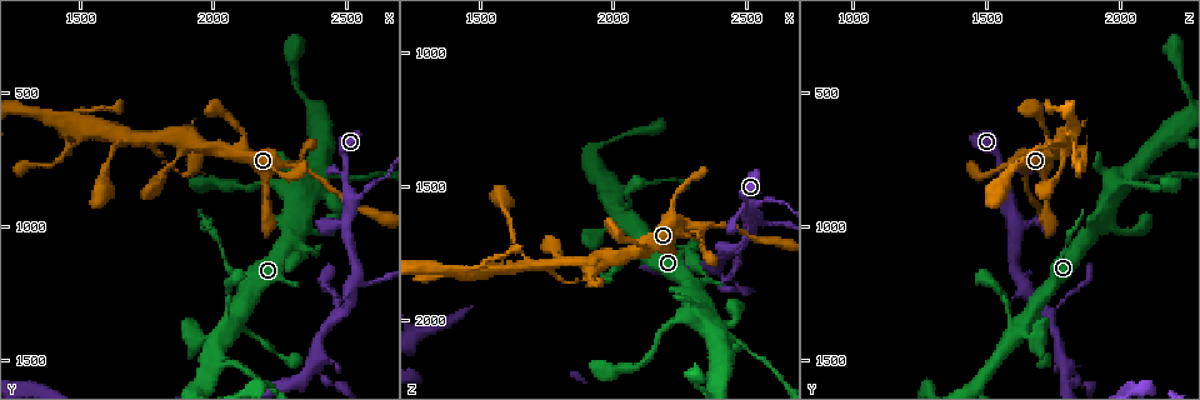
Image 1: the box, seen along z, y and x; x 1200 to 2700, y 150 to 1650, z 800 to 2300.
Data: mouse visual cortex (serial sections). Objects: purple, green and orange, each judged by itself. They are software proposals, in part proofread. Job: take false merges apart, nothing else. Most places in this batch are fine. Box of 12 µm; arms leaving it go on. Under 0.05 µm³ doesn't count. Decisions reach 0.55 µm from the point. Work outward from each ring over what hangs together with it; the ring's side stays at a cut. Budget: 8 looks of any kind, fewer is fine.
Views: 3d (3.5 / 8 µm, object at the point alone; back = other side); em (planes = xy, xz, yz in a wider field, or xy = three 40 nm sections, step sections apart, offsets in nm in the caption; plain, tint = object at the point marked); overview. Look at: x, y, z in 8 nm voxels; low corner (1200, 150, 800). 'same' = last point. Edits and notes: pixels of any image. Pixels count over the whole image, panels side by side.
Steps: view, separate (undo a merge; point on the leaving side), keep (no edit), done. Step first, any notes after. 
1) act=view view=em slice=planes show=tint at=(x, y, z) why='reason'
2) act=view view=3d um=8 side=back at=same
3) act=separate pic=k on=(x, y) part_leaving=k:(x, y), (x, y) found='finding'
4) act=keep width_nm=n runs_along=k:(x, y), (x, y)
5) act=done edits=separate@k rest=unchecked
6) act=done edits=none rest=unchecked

act=view view=3d um=3.5 at=(2470, 810, 2080) why='calibre changes'

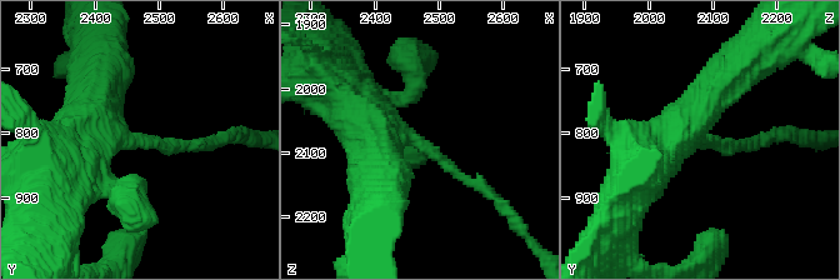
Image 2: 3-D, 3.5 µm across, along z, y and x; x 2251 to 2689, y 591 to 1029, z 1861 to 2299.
act=view view=em slice=planes show=tint at=(2475, 810, 2080) why='now the EM'

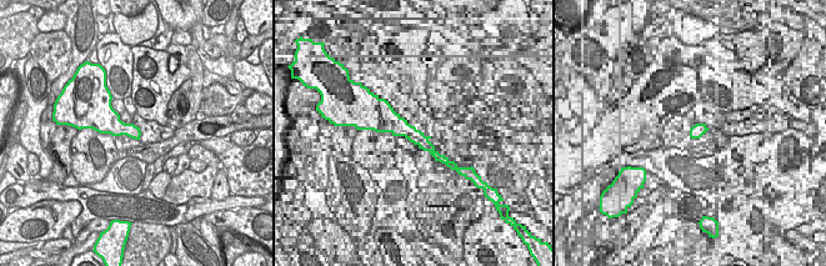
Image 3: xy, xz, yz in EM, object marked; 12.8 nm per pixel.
act=keep runs_along=2:(354, 115), (415, 138), (488, 193) found='one cell here'

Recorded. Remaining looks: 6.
act=view view=3d um=3.5 side=back at=(2310, 760, 1660) why='abrupt turn'

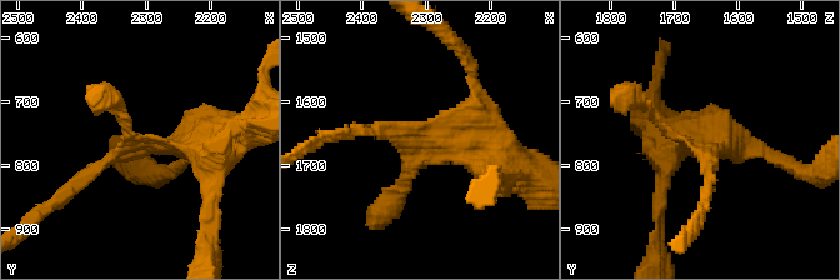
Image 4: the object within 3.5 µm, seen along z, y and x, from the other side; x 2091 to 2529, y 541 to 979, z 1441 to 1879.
act=view view=em slice=planes show=tint at=(2315, 770, 1660) why='need the tissue'

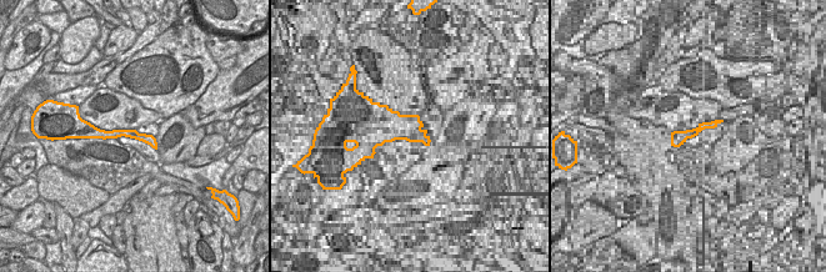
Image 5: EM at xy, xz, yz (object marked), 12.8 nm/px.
act=view view=em slice=xy step=3 show=tint at=same

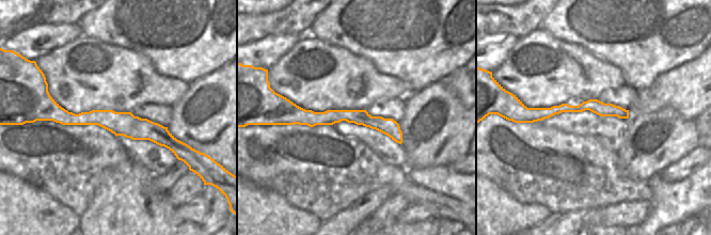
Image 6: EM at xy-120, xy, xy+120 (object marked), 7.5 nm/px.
act=keep runs_along=6:(48, 115), (108, 119), (179, 146) found='all the same cell'

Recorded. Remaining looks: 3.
act=view view=3d um=8 at=(1840, 760, 1850) why='narrows sharply'

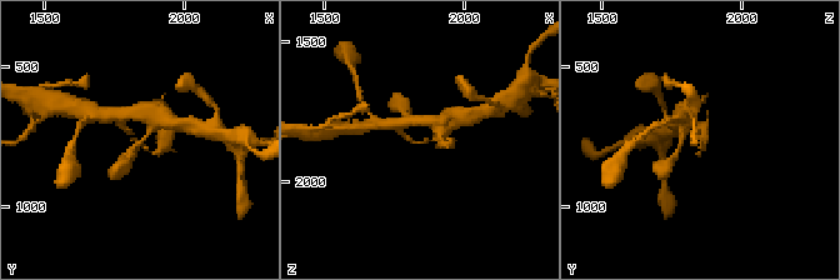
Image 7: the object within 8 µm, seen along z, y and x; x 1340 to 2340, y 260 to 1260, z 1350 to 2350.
act=view view=3d um=3.5 at=(1840, 770, 1860) why='zoom in'

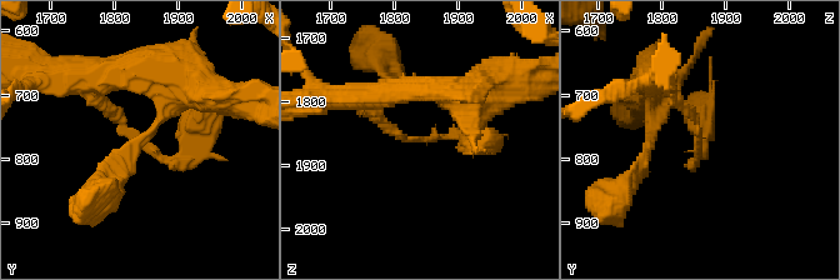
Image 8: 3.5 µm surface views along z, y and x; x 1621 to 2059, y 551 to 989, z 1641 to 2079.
act=view view=em slice=xy step=5 show=tint at=(1835, 765, 1860) why='need the tissue'

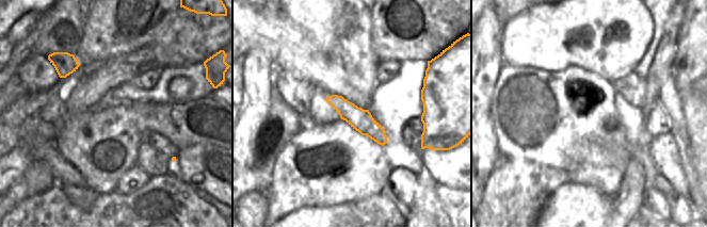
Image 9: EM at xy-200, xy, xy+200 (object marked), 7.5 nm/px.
act=keep arm_widths_nm=200,200 runs_along=9:(330, 99), (339, 103), (384, 140) found='all the same cell'

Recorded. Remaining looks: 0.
act=done edits=none rest=unchecked

